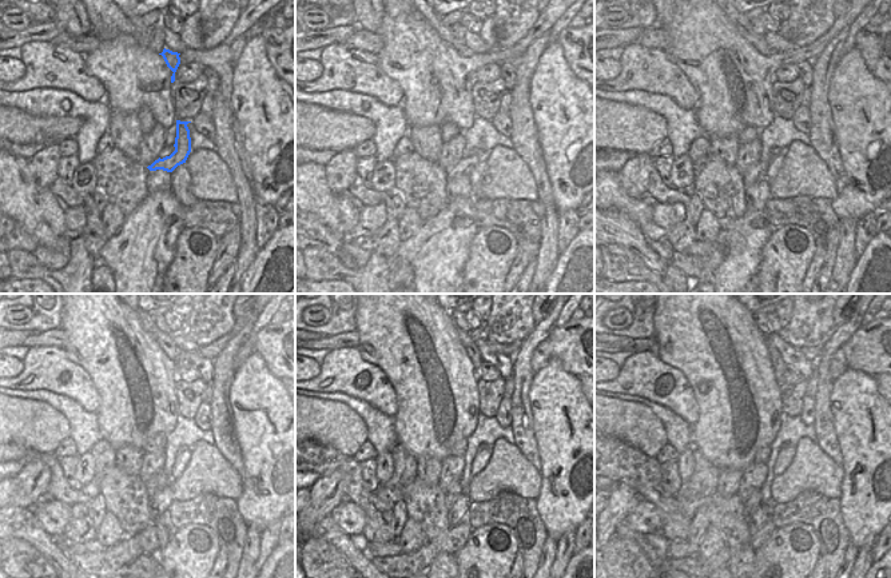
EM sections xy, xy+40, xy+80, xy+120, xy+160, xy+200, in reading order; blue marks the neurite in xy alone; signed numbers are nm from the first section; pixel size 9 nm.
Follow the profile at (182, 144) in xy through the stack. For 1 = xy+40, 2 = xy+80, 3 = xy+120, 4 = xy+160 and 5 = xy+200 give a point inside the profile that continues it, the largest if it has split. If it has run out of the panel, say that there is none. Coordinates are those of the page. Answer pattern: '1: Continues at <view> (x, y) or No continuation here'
1: Continues at xy+40 (464, 166)
2: Continues at xy+80 (756, 172)
3: Continues at xy+120 (159, 481)
4: Continues at xy+160 (452, 495)
5: Continues at xy+200 (752, 502)

